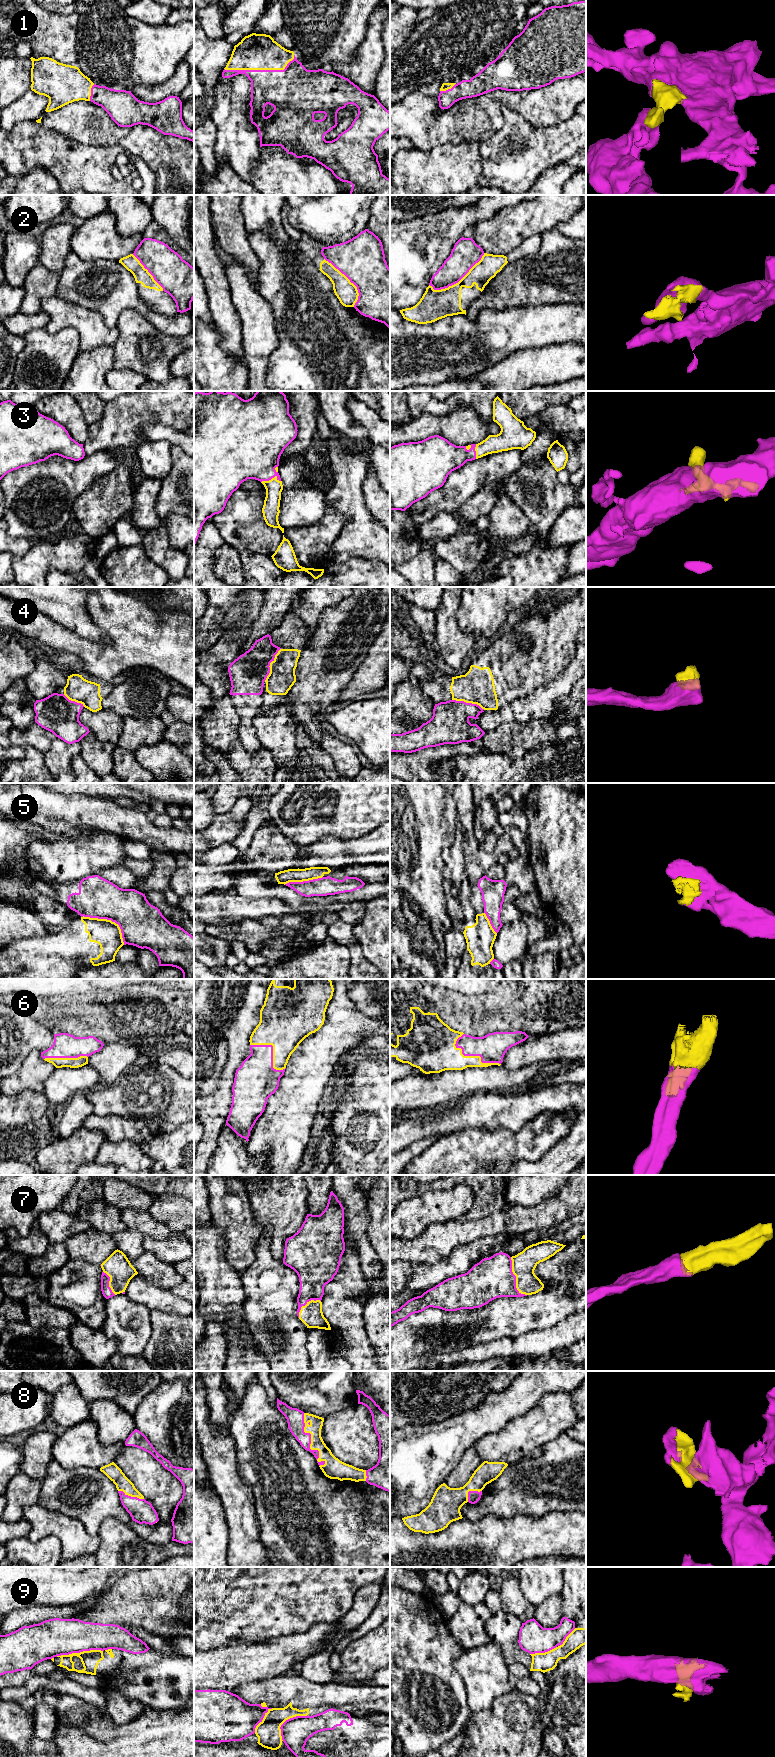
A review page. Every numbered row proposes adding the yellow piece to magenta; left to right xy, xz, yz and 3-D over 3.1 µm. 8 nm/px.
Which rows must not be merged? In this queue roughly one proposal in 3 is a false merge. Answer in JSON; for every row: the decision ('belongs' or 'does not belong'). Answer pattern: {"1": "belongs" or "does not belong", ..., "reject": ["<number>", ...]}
{"1": "belongs", "2": "does not belong", "3": "belongs", "4": "does not belong", "5": "does not belong", "6": "belongs", "7": "belongs", "8": "belongs", "9": "does not belong", "reject": ["2", "4", "5", "9"]}

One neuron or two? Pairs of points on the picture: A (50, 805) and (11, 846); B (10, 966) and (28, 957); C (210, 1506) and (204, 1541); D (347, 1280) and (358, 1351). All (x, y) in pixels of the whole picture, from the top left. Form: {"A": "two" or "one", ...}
{"A": "two", "B": "two", "C": "one", "D": "one"}

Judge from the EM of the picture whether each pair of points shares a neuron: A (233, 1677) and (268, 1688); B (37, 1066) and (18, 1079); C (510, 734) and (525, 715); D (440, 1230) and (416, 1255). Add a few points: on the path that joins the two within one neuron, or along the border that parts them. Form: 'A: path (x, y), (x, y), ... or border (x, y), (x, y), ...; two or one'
A: border (270, 1677), (264, 1680), (243, 1682), (233, 1692); two
B: path (32, 1071), (23, 1079); one
C: border (542, 718), (526, 722), (512, 721); two
D: path (433, 1237), (420, 1248); one

